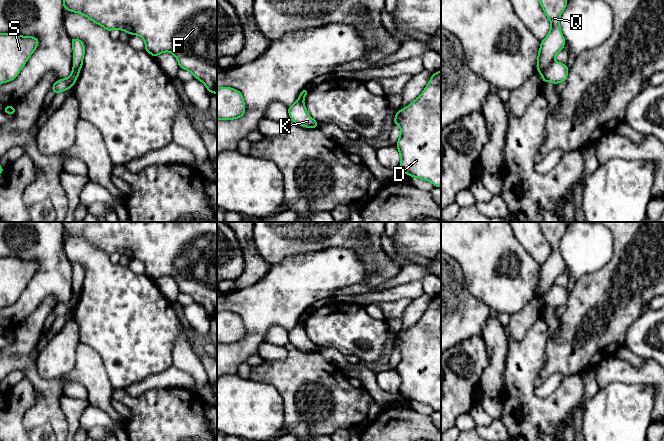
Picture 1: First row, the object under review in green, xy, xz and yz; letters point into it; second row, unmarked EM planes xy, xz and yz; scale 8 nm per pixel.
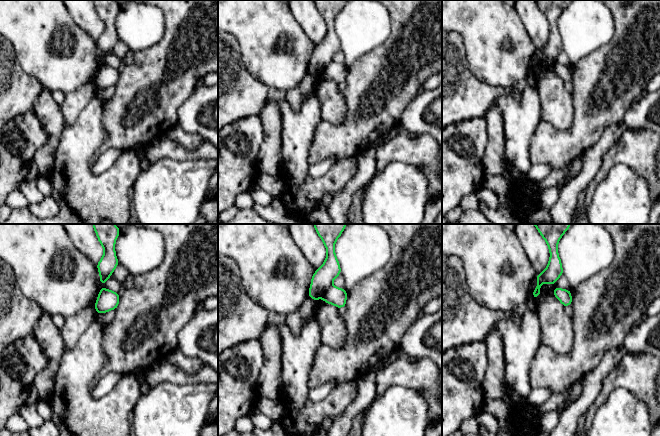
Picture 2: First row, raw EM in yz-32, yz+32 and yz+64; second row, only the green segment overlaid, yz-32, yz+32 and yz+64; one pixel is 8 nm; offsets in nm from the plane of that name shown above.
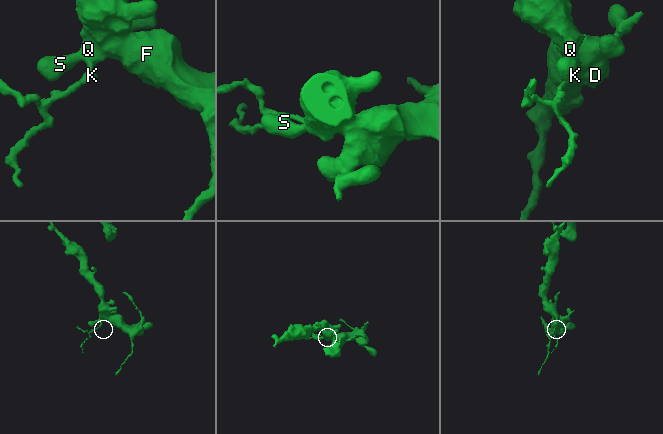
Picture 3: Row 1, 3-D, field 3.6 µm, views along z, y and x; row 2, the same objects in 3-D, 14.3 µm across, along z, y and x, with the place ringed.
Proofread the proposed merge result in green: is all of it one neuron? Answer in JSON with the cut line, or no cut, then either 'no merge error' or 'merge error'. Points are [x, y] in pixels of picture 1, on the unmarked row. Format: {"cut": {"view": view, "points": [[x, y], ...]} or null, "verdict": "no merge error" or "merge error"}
{"cut": {"view": "yz", "points": [[553, 284], [541, 298]]}, "verdict": "merge error"}

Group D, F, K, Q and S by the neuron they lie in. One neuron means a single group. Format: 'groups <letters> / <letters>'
groups D F Q S / K

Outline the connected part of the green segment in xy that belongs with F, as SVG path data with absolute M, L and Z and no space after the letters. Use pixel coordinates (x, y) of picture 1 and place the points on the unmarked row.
M63 222L63 231L80 237L104 251L139 259L145 265L145 274L154 281L171 276L181 293L191 296L212 318L217 318L217 222Z

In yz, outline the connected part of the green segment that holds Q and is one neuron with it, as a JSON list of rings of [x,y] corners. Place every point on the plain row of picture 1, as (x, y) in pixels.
[[[537,222],[548,241],[551,251],[548,259],[541,265],[537,281],[537,295],[543,295],[554,285],[555,279],[564,273],[565,262],[559,249],[562,236],[567,230],[565,222]]]

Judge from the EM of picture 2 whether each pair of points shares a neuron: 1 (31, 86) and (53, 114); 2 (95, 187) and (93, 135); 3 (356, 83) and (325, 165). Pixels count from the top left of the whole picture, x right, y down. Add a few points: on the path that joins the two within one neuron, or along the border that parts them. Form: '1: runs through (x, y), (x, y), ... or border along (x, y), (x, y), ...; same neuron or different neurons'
1: border along (43, 88), (32, 110); different neurons
2: runs through (83, 174), (83, 148); same neuron
3: border along (334, 160), (323, 159), (311, 164); different neurons

